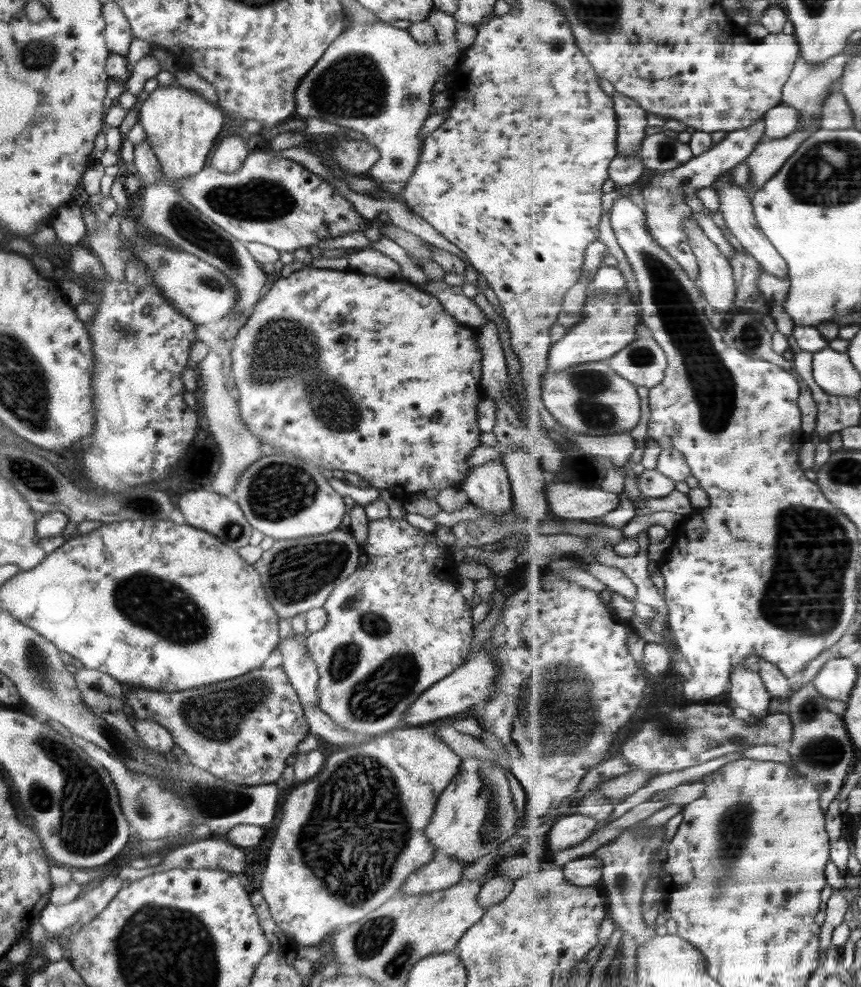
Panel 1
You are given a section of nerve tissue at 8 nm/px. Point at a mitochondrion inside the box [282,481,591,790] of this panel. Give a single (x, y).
(376, 685)

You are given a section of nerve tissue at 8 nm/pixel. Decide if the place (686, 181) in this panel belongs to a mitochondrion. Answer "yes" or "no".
yes

